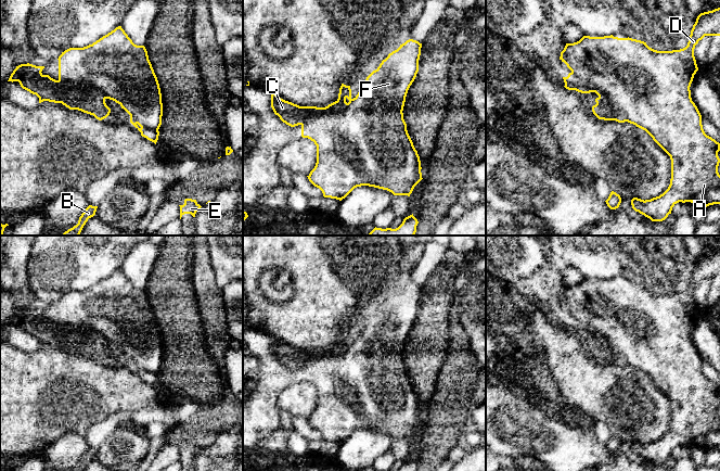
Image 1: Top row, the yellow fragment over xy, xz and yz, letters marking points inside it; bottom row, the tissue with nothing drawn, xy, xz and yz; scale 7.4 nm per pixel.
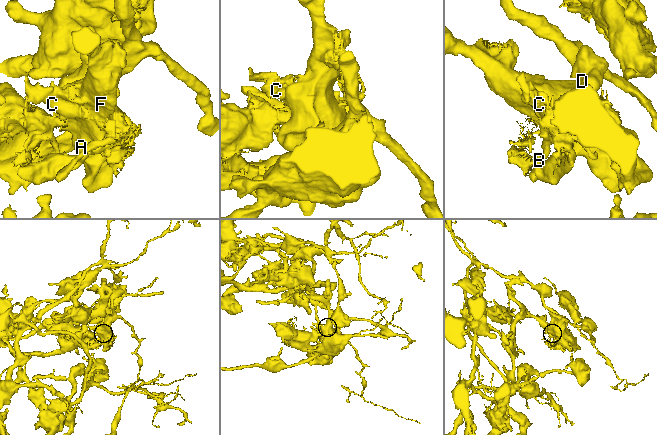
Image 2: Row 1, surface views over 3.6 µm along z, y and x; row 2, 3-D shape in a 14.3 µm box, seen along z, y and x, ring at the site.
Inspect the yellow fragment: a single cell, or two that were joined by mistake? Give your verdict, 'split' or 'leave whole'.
split

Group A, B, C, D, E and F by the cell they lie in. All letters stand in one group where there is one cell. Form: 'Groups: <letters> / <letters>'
Groups: A D F / B C E

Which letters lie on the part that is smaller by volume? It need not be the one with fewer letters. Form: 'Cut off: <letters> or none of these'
Cut off: A, D, F

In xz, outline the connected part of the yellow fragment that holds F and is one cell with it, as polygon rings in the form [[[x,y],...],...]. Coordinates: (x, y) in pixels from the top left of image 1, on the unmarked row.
[[[407,283],[367,320],[358,338],[343,354],[312,359],[301,367],[301,380],[310,382],[317,389],[317,406],[307,420],[322,434],[324,441],[342,444],[361,429],[387,433],[394,438],[410,440],[414,430],[423,422],[420,399],[408,377],[402,356],[408,333],[419,315],[421,291],[422,287],[419,284]]]

